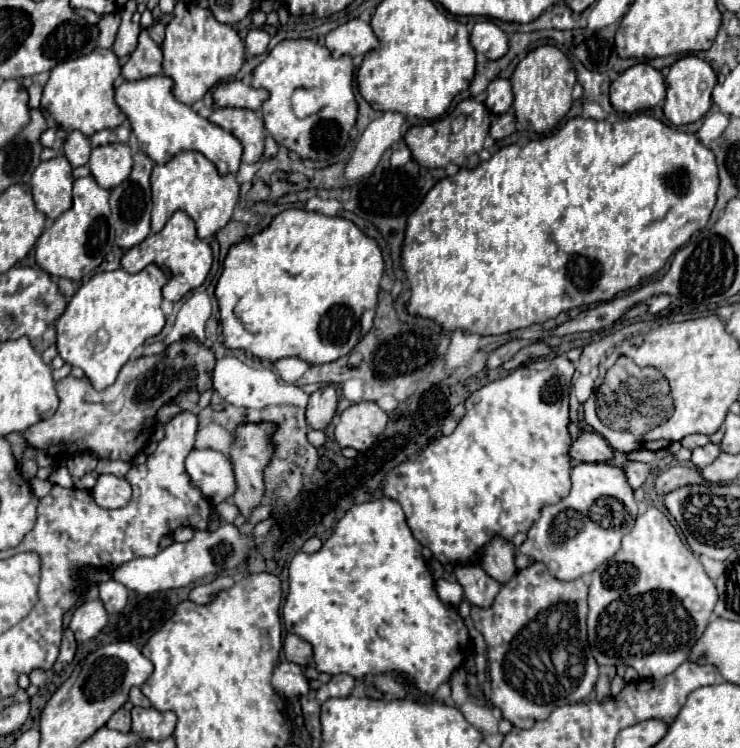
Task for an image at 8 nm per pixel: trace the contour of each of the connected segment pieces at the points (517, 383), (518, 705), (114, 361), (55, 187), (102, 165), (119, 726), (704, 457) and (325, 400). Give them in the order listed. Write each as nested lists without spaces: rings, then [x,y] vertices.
[[[554,356],[554,358],[542,358],[542,360],[534,360],[526,366],[516,368],[514,372],[510,372],[506,378],[494,380],[490,384],[486,384],[484,388],[476,390],[468,400],[466,400],[466,414],[464,418],[458,422],[458,428],[450,434],[450,436],[442,436],[436,438],[418,458],[416,462],[404,462],[398,468],[394,468],[392,472],[388,472],[388,476],[384,478],[384,496],[394,498],[400,502],[400,506],[406,512],[406,520],[408,526],[414,534],[414,538],[422,544],[428,546],[434,554],[436,560],[440,560],[442,564],[470,564],[470,562],[478,562],[480,560],[480,550],[484,548],[484,544],[492,538],[492,534],[500,534],[506,540],[510,540],[516,532],[528,532],[530,524],[540,516],[540,508],[546,504],[556,504],[560,502],[564,496],[568,496],[570,492],[570,456],[568,456],[568,448],[572,444],[572,438],[568,434],[568,390],[570,390],[570,380],[574,374],[574,364],[566,358],[566,356]]]
[[[532,562],[528,568],[518,570],[508,584],[502,584],[492,606],[472,606],[470,616],[488,644],[492,682],[490,700],[514,726],[530,728],[536,720],[548,718],[554,708],[590,698],[600,674],[600,666],[588,648],[588,584],[582,578],[570,582],[556,580],[544,564]]]
[[[148,264],[138,274],[122,268],[114,272],[98,272],[84,282],[66,304],[66,310],[56,318],[56,348],[62,360],[84,370],[86,378],[96,390],[114,384],[120,368],[130,360],[132,352],[148,338],[156,336],[166,322],[162,312],[162,286],[168,282],[166,274]]]
[[[64,156],[40,162],[30,182],[36,208],[50,220],[56,220],[72,206],[72,182],[72,166]]]
[[[106,144],[98,146],[90,154],[90,172],[96,182],[112,190],[120,182],[124,182],[132,172],[132,150],[128,144]]]
[[[120,708],[106,724],[108,728],[112,730],[118,730],[118,732],[130,732],[132,730],[132,718],[130,718],[130,712],[126,708]]]
[[[708,442],[706,446],[702,446],[702,448],[694,448],[694,450],[692,450],[692,458],[690,458],[690,462],[692,462],[694,466],[698,466],[698,468],[704,468],[704,466],[712,464],[712,460],[716,460],[716,456],[718,456],[720,452],[722,452],[722,450],[720,450],[718,444]]]
[[[322,386],[318,388],[306,406],[306,422],[308,426],[316,428],[316,430],[324,430],[334,414],[336,414],[336,406],[338,406],[338,392],[334,386]]]

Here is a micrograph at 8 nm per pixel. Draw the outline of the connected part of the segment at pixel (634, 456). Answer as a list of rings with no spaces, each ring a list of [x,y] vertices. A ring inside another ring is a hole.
[[[639,448],[627,455],[629,461],[638,461],[644,463],[651,463],[655,459],[655,452],[652,452],[646,448]]]

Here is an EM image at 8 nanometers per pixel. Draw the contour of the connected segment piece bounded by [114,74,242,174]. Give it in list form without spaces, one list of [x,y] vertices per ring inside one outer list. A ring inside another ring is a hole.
[[[162,74],[148,76],[142,80],[134,80],[134,82],[124,80],[116,88],[114,100],[122,108],[126,118],[130,120],[138,146],[156,164],[168,162],[174,154],[180,154],[182,150],[196,150],[196,152],[202,152],[210,162],[214,162],[222,174],[228,174],[228,172],[234,174],[238,170],[240,156],[242,156],[242,144],[230,132],[202,118],[188,104],[178,102],[172,96],[172,80],[168,76],[162,76]]]

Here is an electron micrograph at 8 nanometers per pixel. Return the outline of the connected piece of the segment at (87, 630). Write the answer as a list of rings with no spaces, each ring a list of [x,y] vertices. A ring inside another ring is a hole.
[[[94,598],[84,602],[80,608],[76,608],[70,620],[70,628],[74,630],[74,636],[78,642],[86,642],[94,638],[106,626],[106,622],[108,622],[108,612],[102,600]]]

